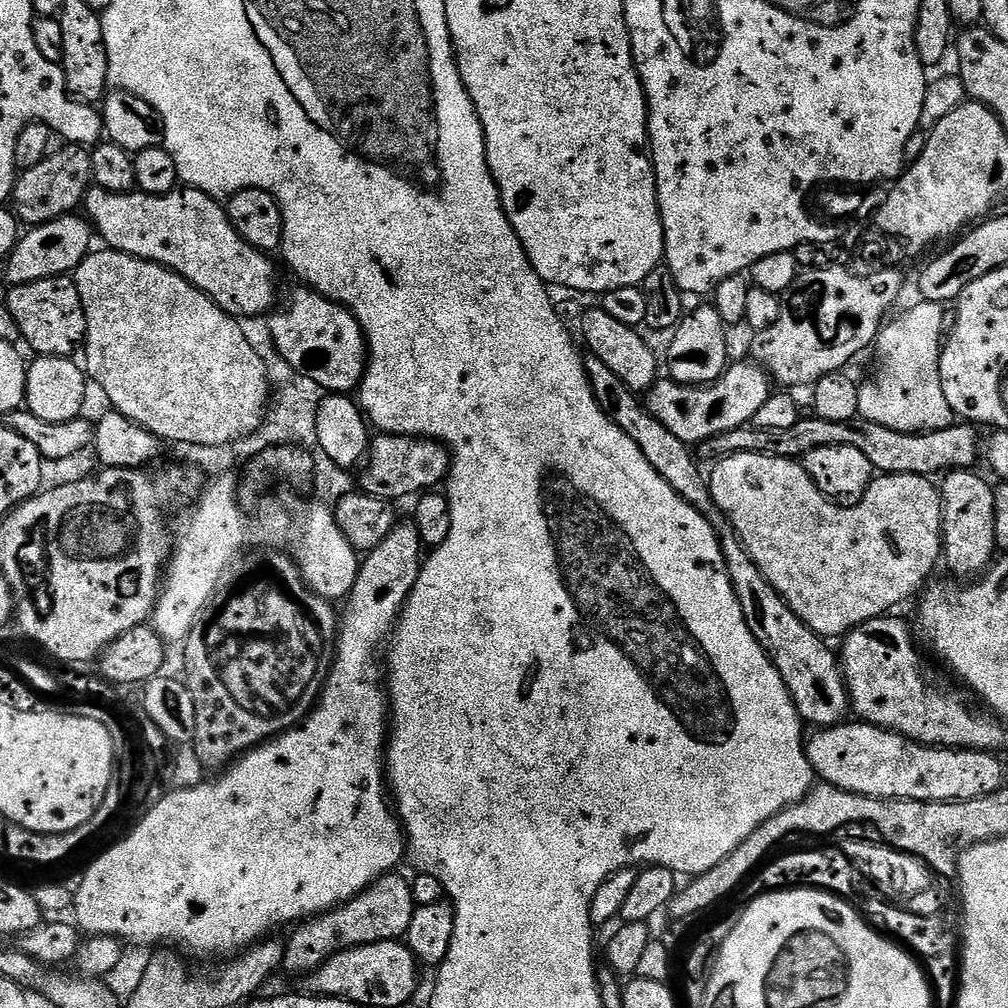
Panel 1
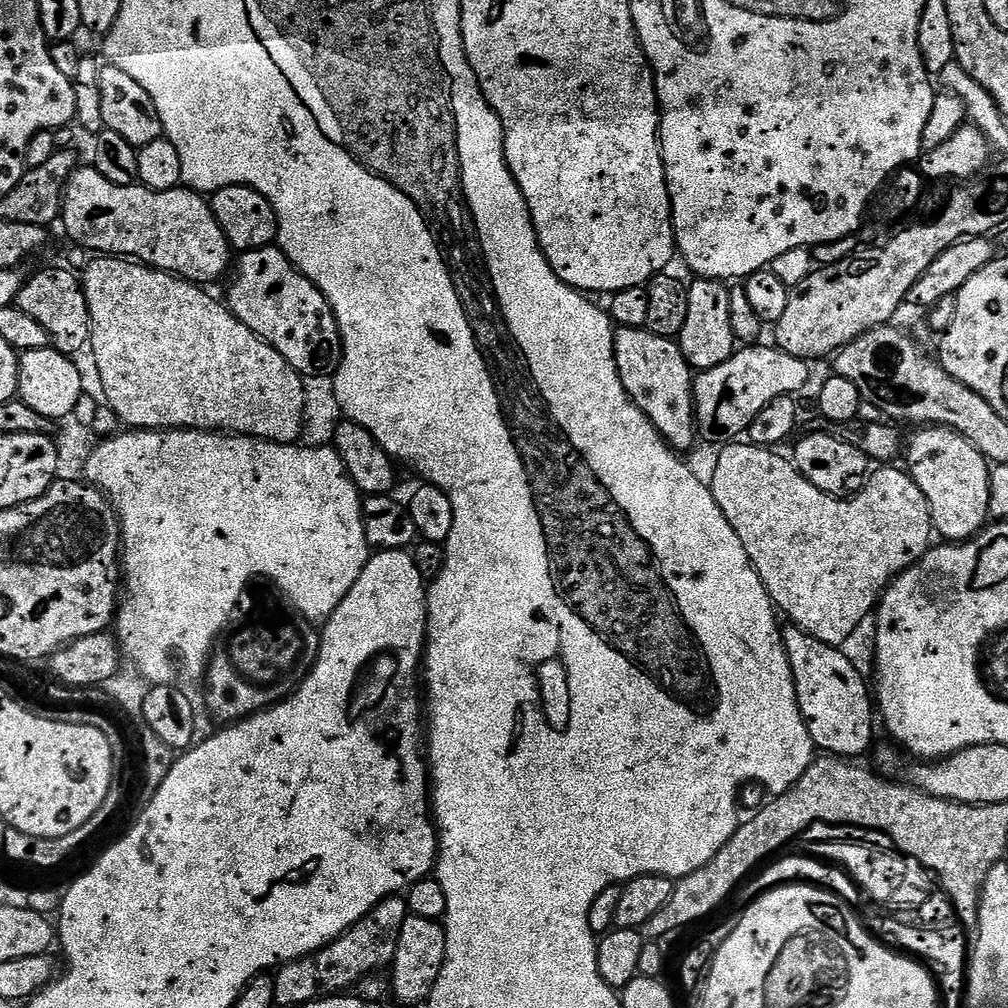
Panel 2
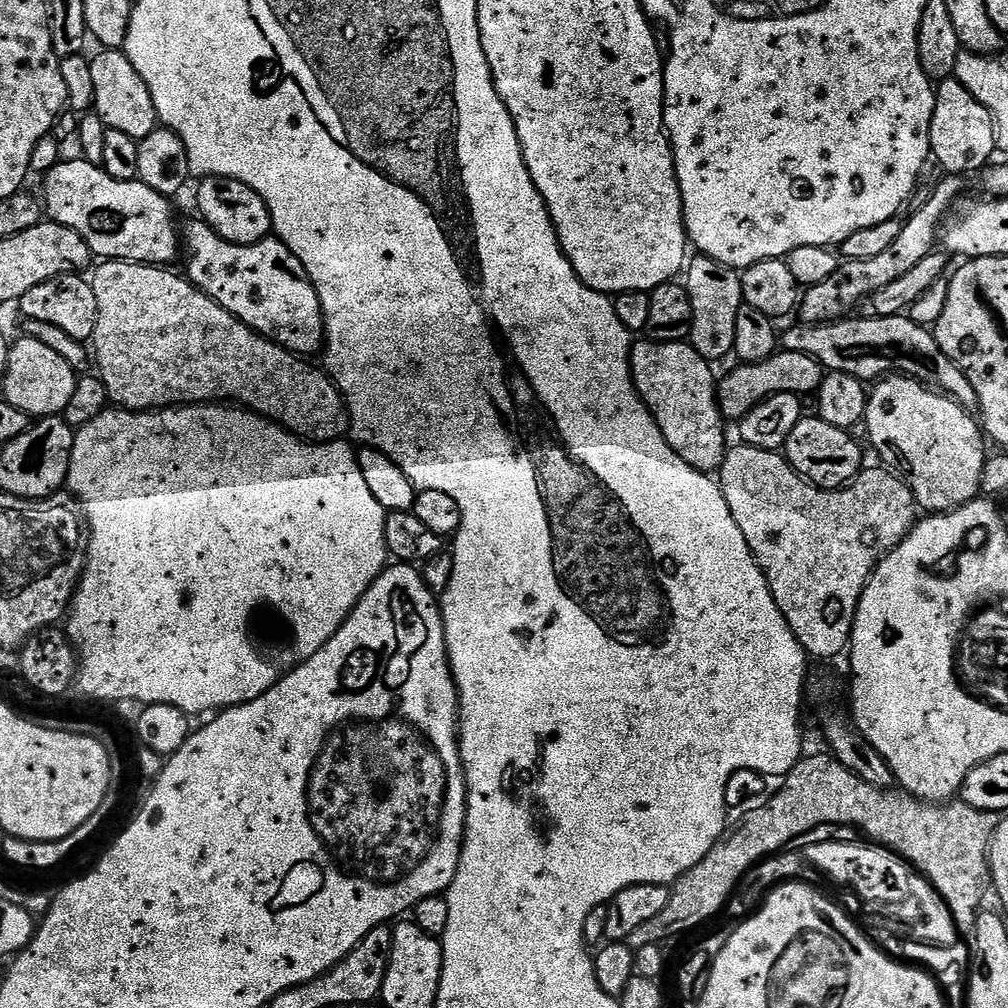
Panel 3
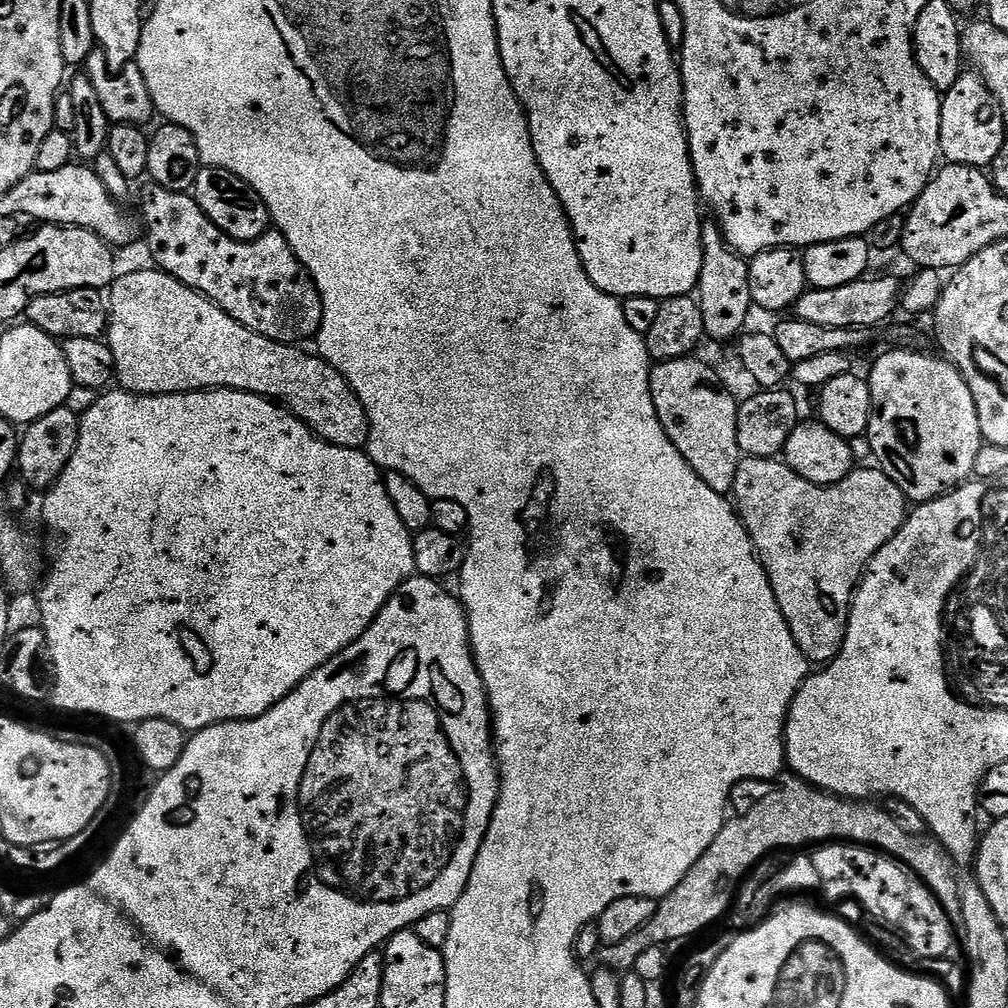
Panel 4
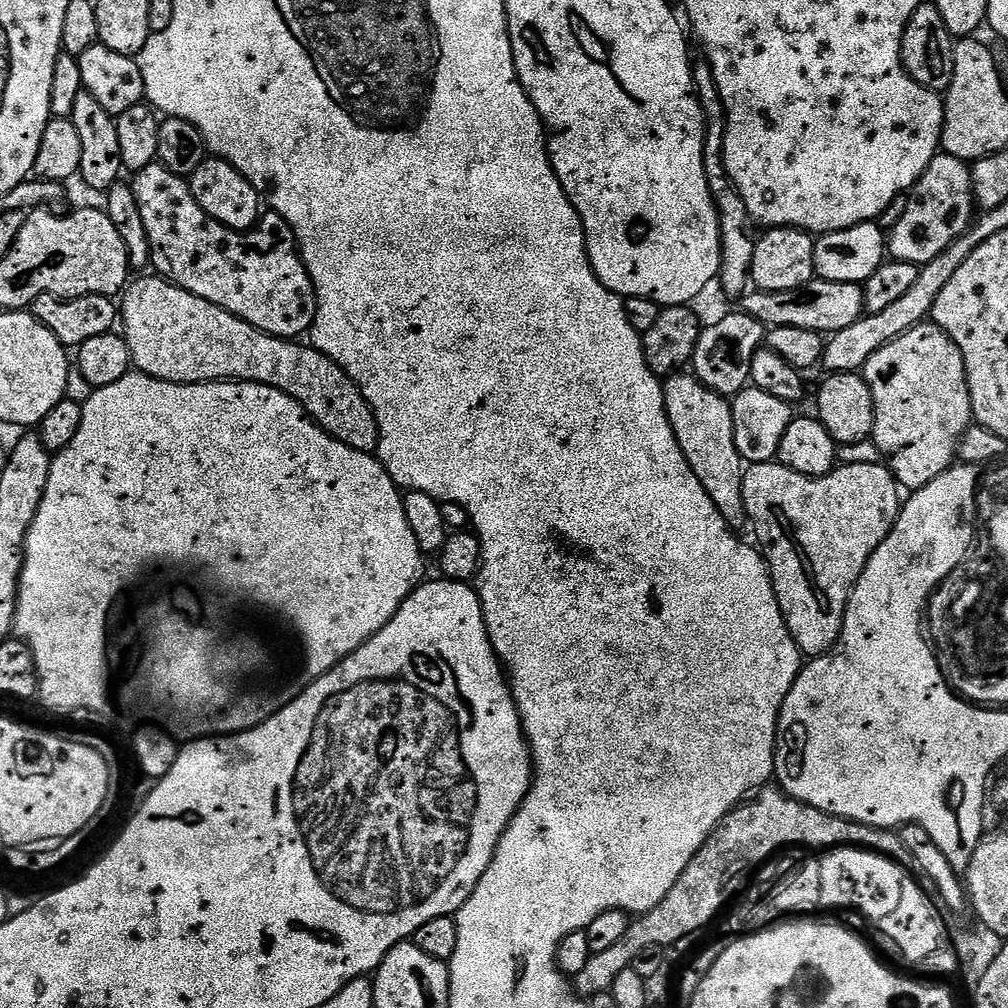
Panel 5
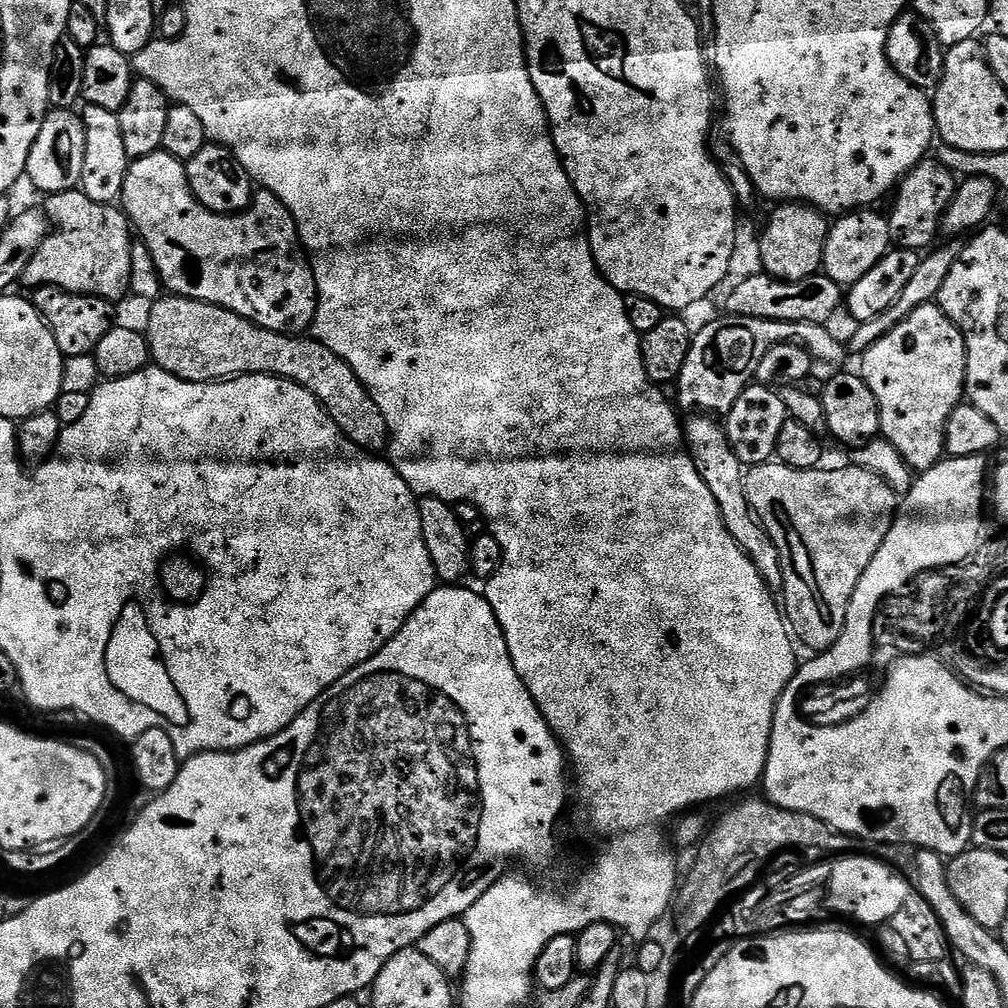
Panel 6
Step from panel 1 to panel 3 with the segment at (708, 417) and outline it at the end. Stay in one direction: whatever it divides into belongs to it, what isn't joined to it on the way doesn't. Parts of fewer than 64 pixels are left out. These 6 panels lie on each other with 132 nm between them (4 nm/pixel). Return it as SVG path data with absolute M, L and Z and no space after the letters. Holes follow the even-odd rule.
M777 351L769 360L757 364L741 363L728 377L718 384L718 399L720 412L725 421L739 422L754 406L758 406L766 398L783 392L793 392L795 396L803 397L804 392L815 393L825 378L826 370L814 358L797 352Z

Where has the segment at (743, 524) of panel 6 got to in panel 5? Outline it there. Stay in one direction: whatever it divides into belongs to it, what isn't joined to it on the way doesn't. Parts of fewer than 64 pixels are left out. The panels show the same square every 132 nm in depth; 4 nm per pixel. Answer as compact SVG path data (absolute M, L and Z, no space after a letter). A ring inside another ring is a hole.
M692 374L669 376L663 386L666 414L682 454L686 462L690 462L690 470L698 474L698 482L702 482L706 494L710 494L710 502L718 506L718 514L722 514L728 527L740 530L746 524L742 494L746 465L738 454L738 446L734 446L734 418L729 397L719 396Z

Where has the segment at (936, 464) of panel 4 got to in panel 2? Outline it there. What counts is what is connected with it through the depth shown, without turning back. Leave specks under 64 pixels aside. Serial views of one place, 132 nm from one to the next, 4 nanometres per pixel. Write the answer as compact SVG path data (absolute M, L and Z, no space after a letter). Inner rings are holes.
M924 426L917 432L920 433L906 444L906 471L930 506L935 535L944 542L971 540L979 536L990 520L989 460L969 440L962 438L962 434L950 428Z

